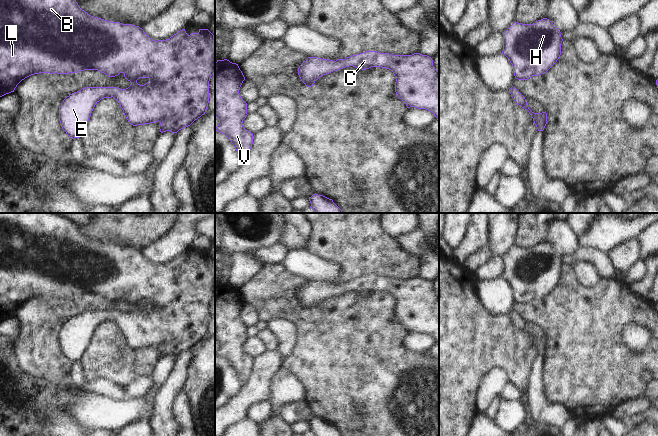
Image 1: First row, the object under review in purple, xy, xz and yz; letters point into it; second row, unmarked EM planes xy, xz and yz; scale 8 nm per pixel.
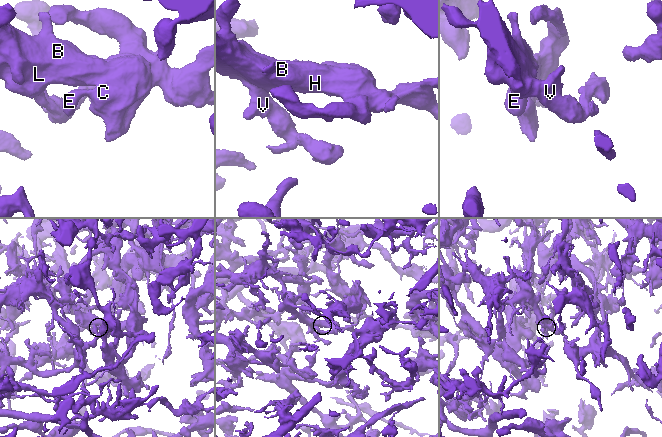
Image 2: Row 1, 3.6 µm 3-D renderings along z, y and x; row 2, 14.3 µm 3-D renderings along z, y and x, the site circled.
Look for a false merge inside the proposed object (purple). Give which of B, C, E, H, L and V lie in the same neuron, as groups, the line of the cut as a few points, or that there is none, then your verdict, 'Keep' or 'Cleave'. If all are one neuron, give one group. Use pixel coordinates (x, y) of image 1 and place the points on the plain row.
Groups: B C E H L V. No split. Keep

